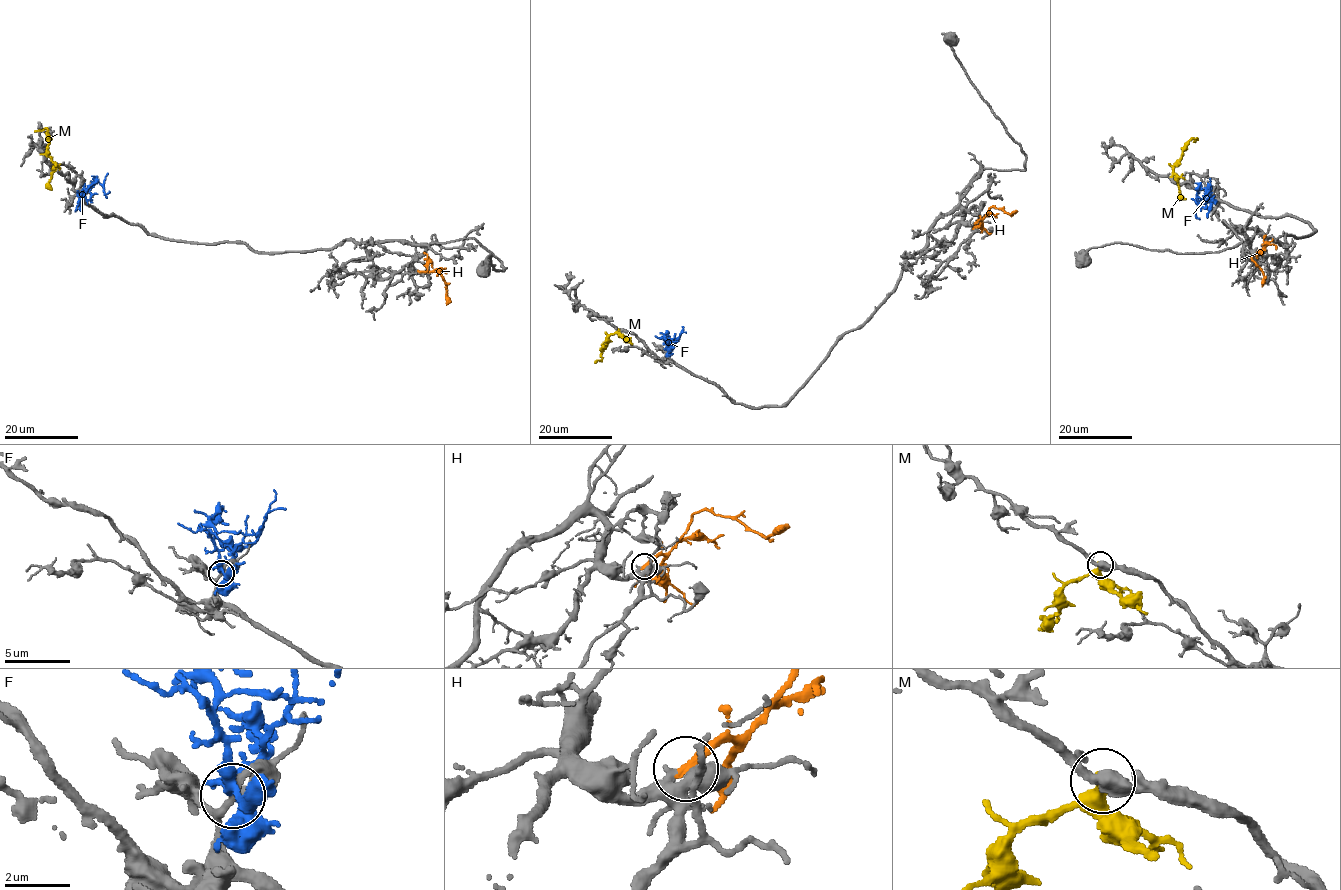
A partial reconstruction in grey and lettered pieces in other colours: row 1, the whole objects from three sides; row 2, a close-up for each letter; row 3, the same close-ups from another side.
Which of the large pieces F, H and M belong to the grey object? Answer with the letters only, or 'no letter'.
H

